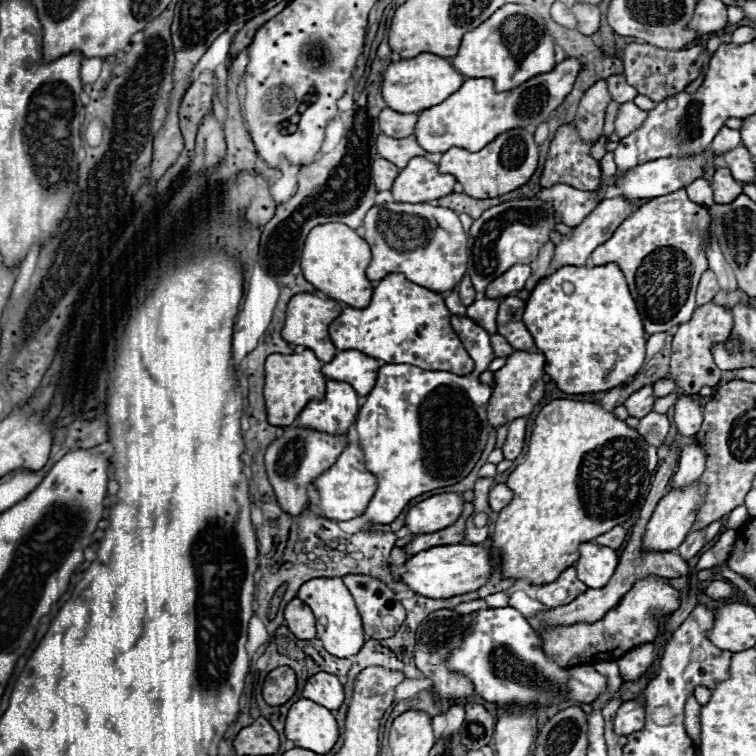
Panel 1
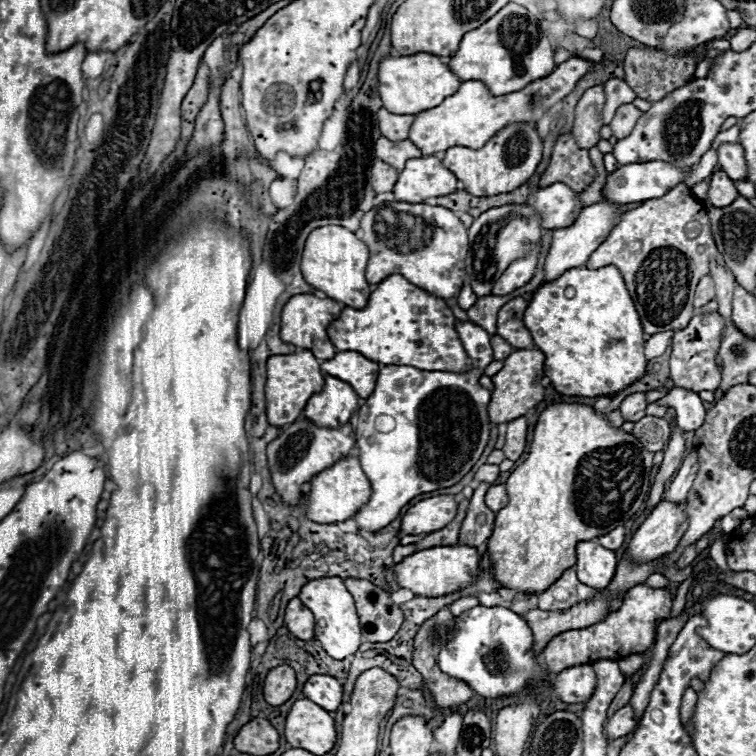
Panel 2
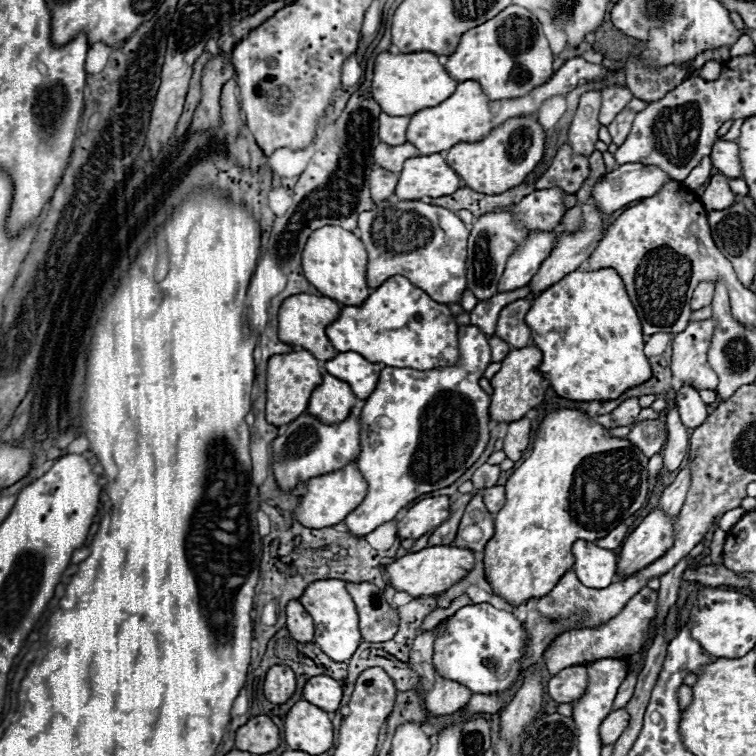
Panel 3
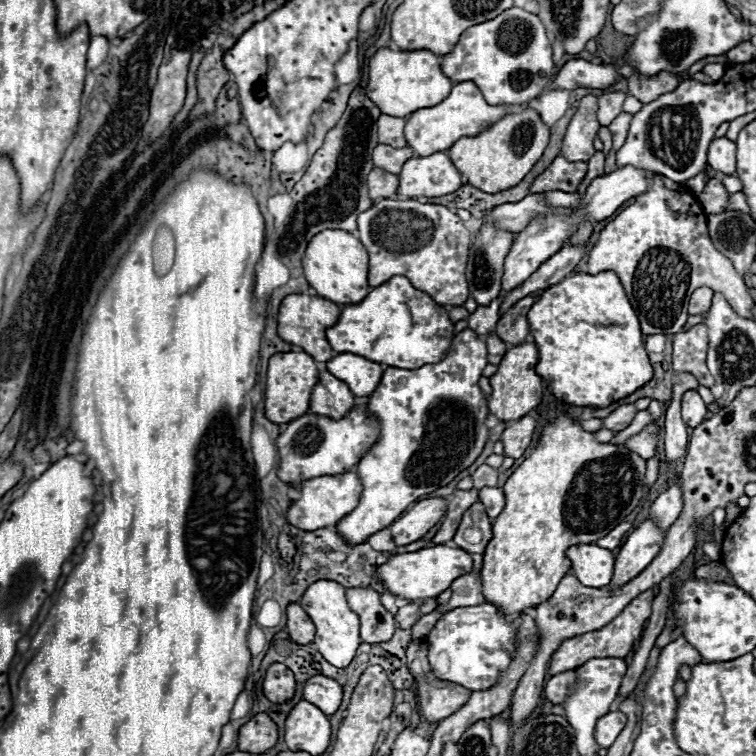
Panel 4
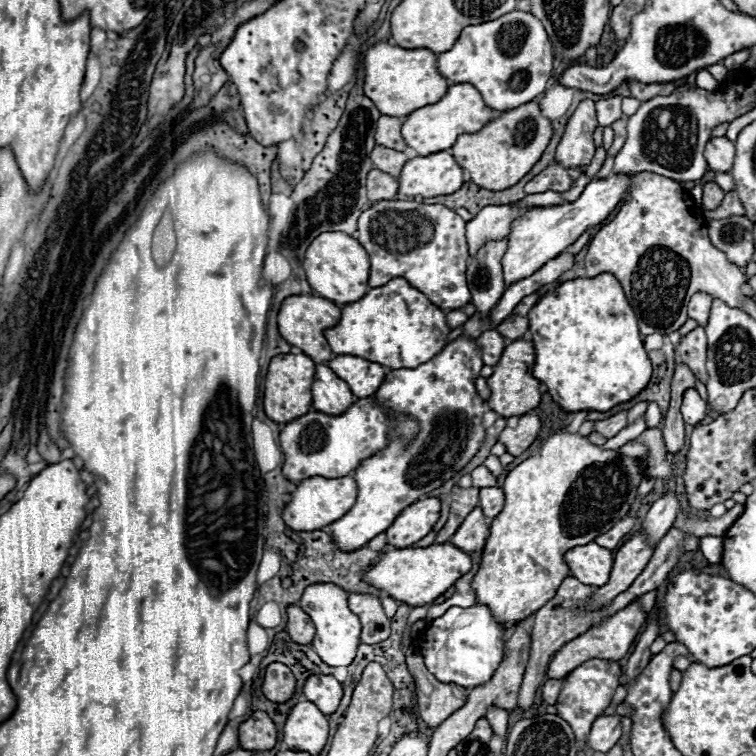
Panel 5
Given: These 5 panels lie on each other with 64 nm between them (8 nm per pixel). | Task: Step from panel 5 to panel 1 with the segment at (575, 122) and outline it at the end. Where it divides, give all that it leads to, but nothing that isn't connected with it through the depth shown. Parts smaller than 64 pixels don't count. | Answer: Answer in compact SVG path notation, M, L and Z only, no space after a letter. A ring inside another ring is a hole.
M604 80L596 82L594 86L590 86L584 92L584 96L578 104L576 120L574 120L574 126L576 126L576 130L584 142L594 144L602 136L604 114L606 114L608 104L610 104L610 94L606 90Z

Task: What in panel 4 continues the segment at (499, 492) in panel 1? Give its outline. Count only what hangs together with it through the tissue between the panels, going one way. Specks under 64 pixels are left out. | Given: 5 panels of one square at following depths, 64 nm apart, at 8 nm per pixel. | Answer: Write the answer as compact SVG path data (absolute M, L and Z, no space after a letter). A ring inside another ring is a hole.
M482 488L480 502L486 506L486 514L490 518L496 518L504 508L504 492L500 488Z

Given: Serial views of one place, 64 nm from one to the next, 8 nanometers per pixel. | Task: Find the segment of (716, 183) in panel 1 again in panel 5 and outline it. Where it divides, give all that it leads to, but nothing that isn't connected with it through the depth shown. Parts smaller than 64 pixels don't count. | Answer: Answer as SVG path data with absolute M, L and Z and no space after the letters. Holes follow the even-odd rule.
M716 182L704 184L704 188L702 188L702 208L714 210L722 202L722 198L724 198L724 190Z

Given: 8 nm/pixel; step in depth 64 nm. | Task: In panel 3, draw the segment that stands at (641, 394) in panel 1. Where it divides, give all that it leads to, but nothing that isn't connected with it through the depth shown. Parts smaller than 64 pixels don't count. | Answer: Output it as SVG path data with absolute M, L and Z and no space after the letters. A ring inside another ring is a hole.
M630 398L626 402L622 402L614 412L612 412L612 418L616 422L616 426L630 426L634 424L636 416L640 414L640 404L638 404L638 398Z

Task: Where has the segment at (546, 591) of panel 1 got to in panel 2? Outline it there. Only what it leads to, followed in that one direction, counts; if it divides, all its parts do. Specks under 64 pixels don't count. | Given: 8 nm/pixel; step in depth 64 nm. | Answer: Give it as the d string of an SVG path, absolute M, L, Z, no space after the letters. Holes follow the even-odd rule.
M570 568L546 592L538 594L538 608L548 610L548 612L560 612L560 610L568 610L580 602L588 602L588 600L596 598L598 594L600 594L600 590L582 586L582 582L578 582L574 570Z

